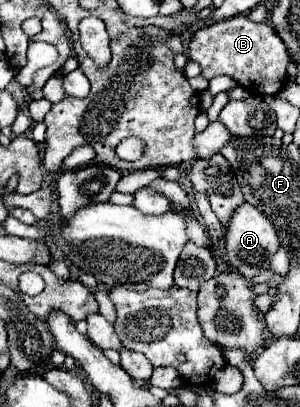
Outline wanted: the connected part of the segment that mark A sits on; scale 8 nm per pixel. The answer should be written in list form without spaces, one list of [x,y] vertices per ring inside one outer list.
[[[240,204],[232,212],[232,218],[226,226],[224,242],[226,242],[226,252],[224,252],[226,262],[234,270],[238,270],[244,278],[254,278],[260,272],[268,270],[272,254],[280,248],[280,242],[278,242],[278,236],[276,236],[276,230],[274,230],[272,222],[258,208],[254,208],[252,204]]]

